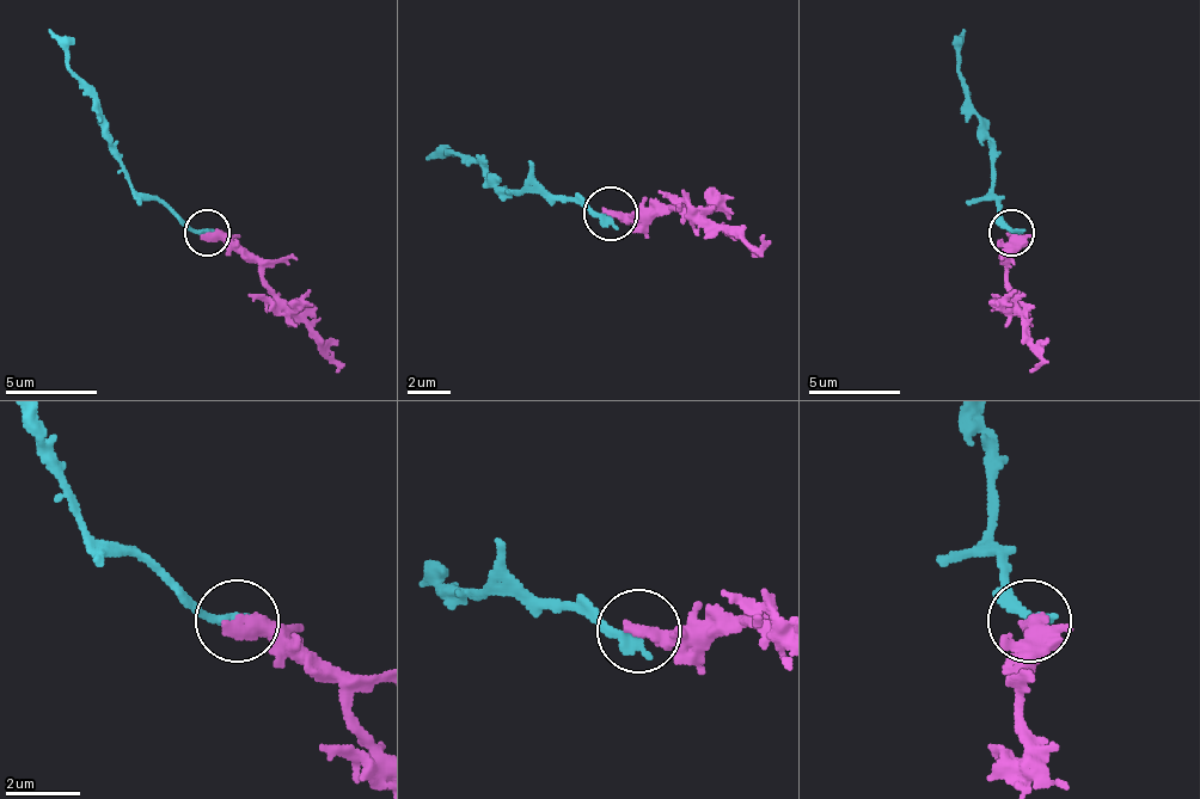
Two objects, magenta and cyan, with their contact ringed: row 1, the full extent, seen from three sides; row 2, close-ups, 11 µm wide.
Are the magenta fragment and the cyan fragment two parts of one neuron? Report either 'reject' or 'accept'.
accept

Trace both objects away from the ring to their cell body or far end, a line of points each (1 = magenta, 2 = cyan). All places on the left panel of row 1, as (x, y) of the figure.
1: (208, 233), (226, 233), (258, 265), (341, 372)
2: (208, 229), (171, 215), (130, 183), (98, 96), (71, 68), (71, 50), (48, 28)

